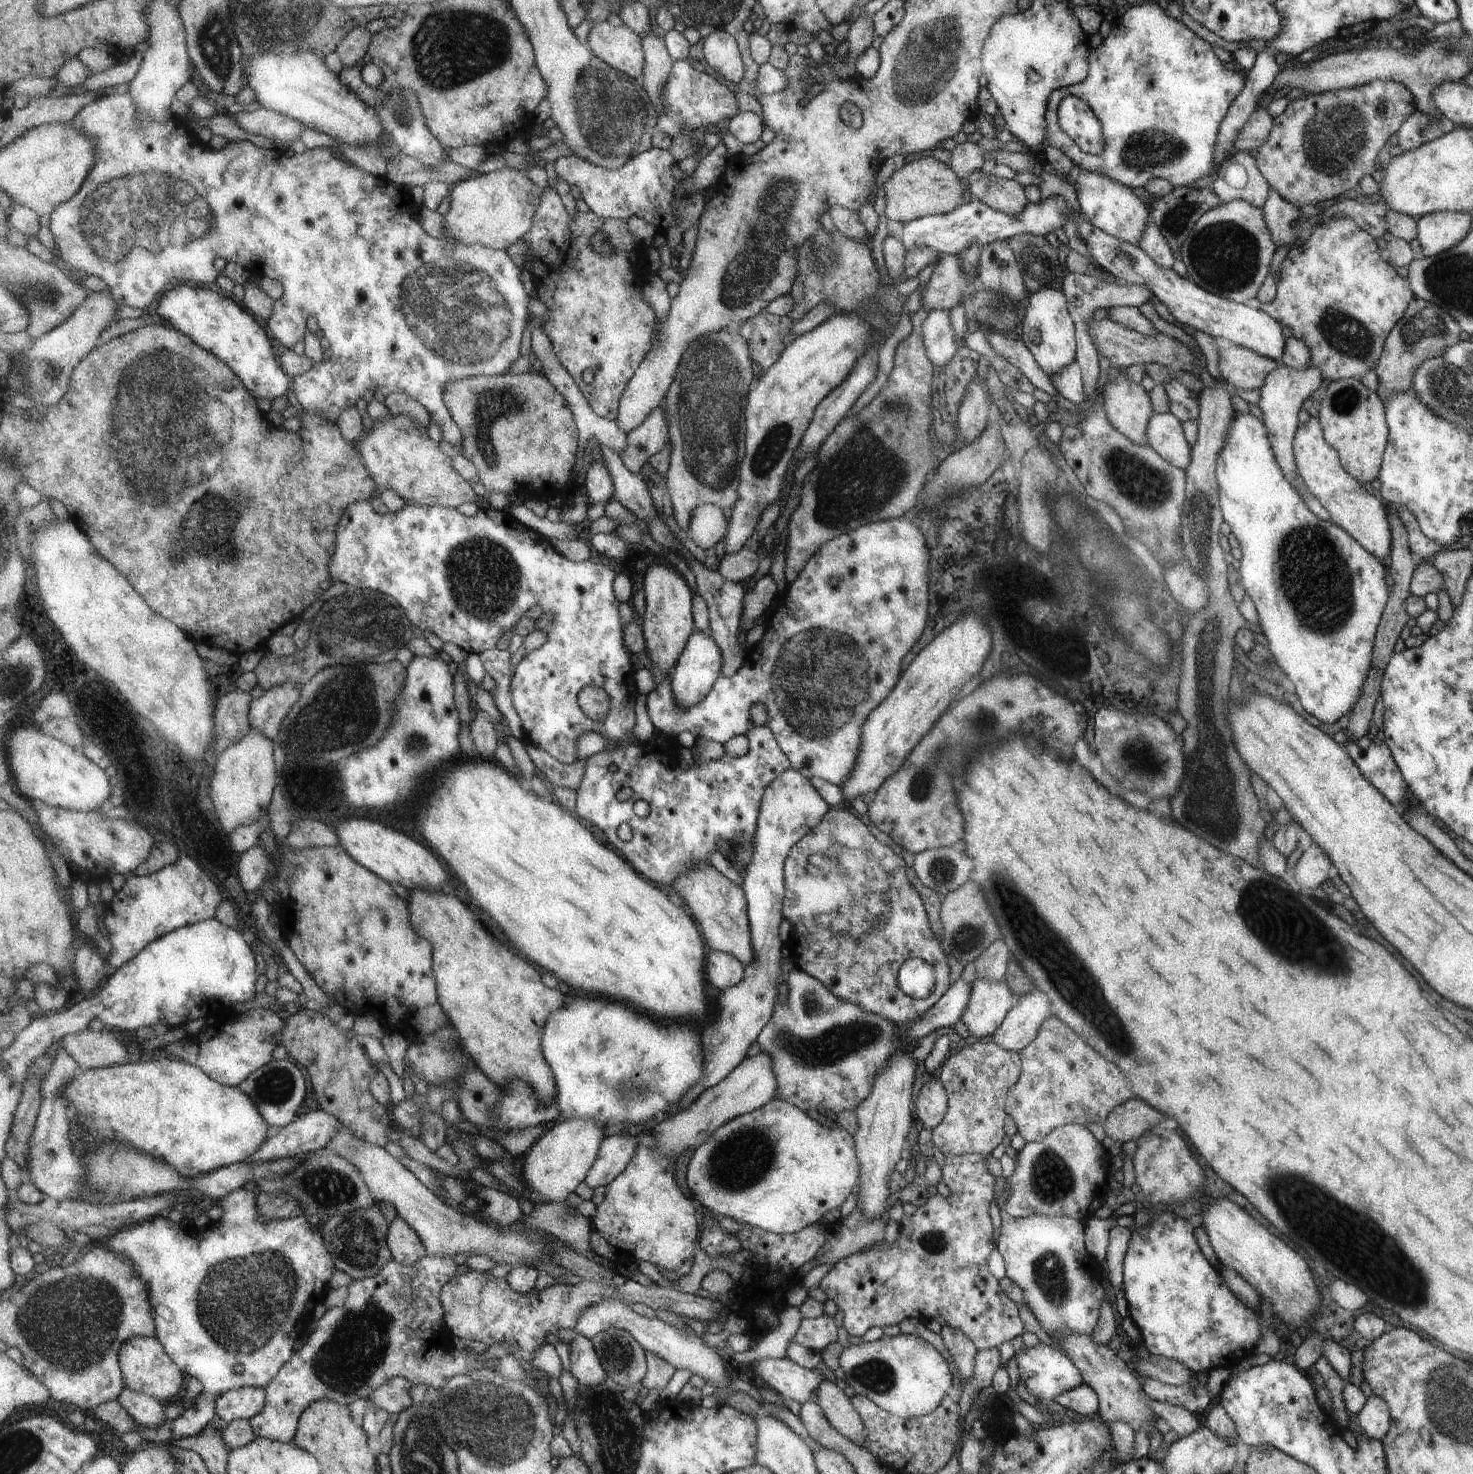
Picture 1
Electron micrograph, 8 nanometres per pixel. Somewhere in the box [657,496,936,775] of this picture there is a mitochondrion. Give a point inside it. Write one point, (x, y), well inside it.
(821, 683)

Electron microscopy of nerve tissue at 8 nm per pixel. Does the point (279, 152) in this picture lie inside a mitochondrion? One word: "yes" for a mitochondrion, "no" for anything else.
no

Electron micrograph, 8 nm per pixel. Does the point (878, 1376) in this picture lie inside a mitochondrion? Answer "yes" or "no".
yes

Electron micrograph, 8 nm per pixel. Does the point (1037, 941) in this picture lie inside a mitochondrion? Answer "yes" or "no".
yes

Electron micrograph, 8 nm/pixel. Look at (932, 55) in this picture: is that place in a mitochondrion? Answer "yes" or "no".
yes

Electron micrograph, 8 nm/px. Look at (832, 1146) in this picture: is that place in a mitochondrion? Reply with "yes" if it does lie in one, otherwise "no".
no

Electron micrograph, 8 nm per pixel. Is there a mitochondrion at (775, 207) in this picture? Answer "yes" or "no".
yes

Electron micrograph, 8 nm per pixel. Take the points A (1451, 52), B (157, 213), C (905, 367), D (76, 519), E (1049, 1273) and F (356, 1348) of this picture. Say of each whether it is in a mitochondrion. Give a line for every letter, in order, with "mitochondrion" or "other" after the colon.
A: mitochondrion
B: mitochondrion
C: other
D: other
E: mitochondrion
F: mitochondrion

